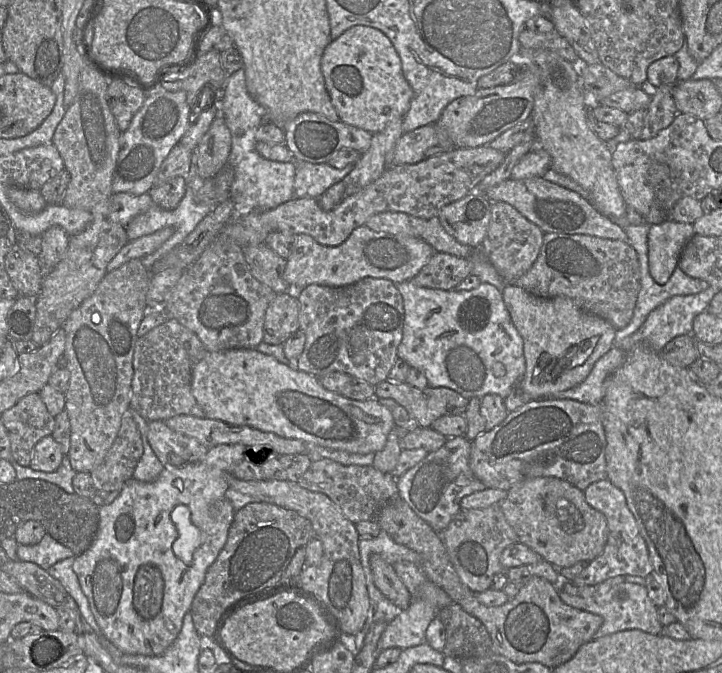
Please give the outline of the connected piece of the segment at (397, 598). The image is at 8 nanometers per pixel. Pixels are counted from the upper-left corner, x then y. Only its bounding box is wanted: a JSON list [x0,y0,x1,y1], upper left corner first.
[370,554,413,610]

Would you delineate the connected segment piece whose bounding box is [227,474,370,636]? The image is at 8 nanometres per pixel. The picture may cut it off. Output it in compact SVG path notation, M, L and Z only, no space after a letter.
M232 474L227 475L229 488L249 495L260 502L267 502L287 510L293 510L308 519L322 544L324 555L316 566L305 567L299 583L294 584L303 592L316 597L332 615L340 633L356 635L362 630L370 606L366 578L360 561L359 540L355 524L325 494L313 492L301 487L295 480L244 481Z

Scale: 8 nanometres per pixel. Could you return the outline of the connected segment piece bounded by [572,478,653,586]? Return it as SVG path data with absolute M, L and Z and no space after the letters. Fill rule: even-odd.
M606 478L590 484L584 490L584 494L587 503L605 515L608 525L608 539L603 552L588 562L586 568L572 580L572 583L577 586L592 586L616 576L646 577L653 573L647 544L627 505L624 493Z

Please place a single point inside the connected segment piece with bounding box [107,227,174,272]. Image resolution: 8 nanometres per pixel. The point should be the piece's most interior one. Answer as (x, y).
(145, 245)

